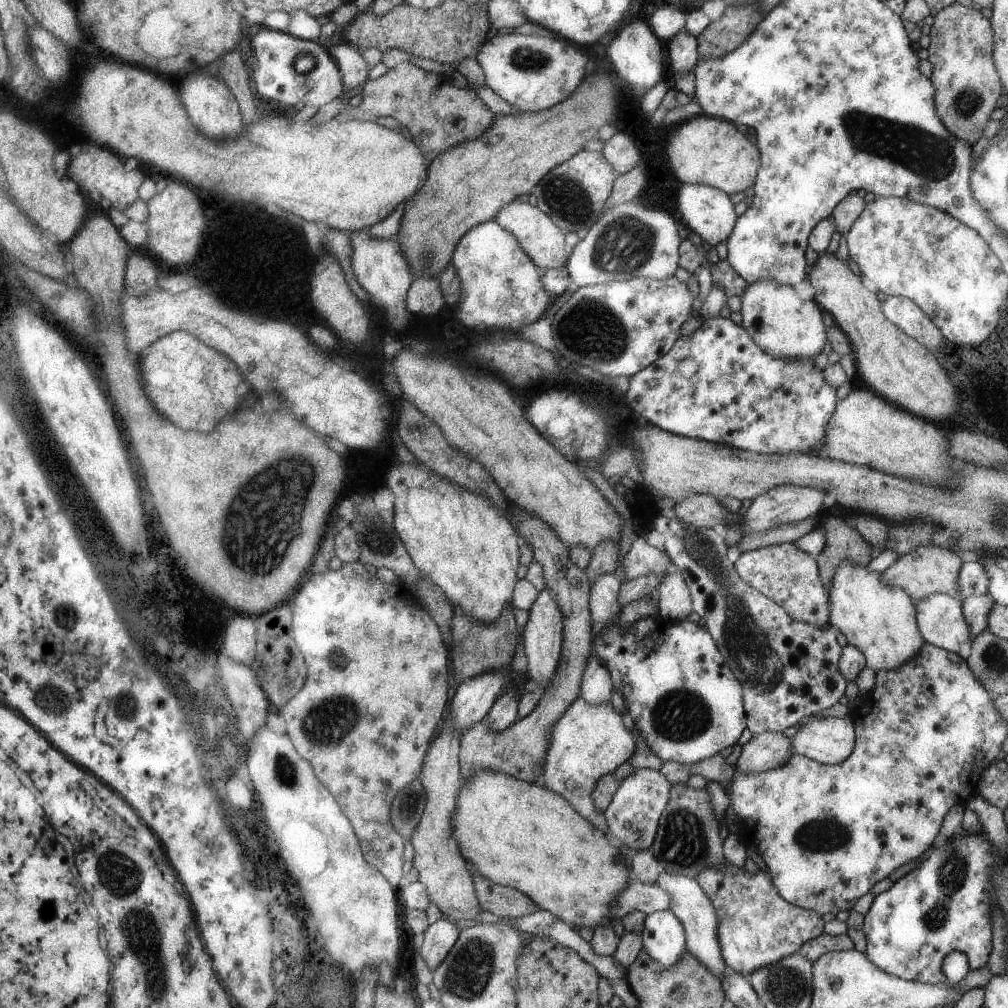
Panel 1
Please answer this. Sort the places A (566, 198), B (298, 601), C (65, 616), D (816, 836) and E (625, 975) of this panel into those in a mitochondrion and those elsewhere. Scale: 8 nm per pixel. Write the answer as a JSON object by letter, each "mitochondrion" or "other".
{"A":"mitochondrion","B":"other","C":"mitochondrion","D":"mitochondrion","E":"other"}

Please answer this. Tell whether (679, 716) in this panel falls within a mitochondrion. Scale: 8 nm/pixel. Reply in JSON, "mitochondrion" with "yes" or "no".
{"mitochondrion":"yes"}

